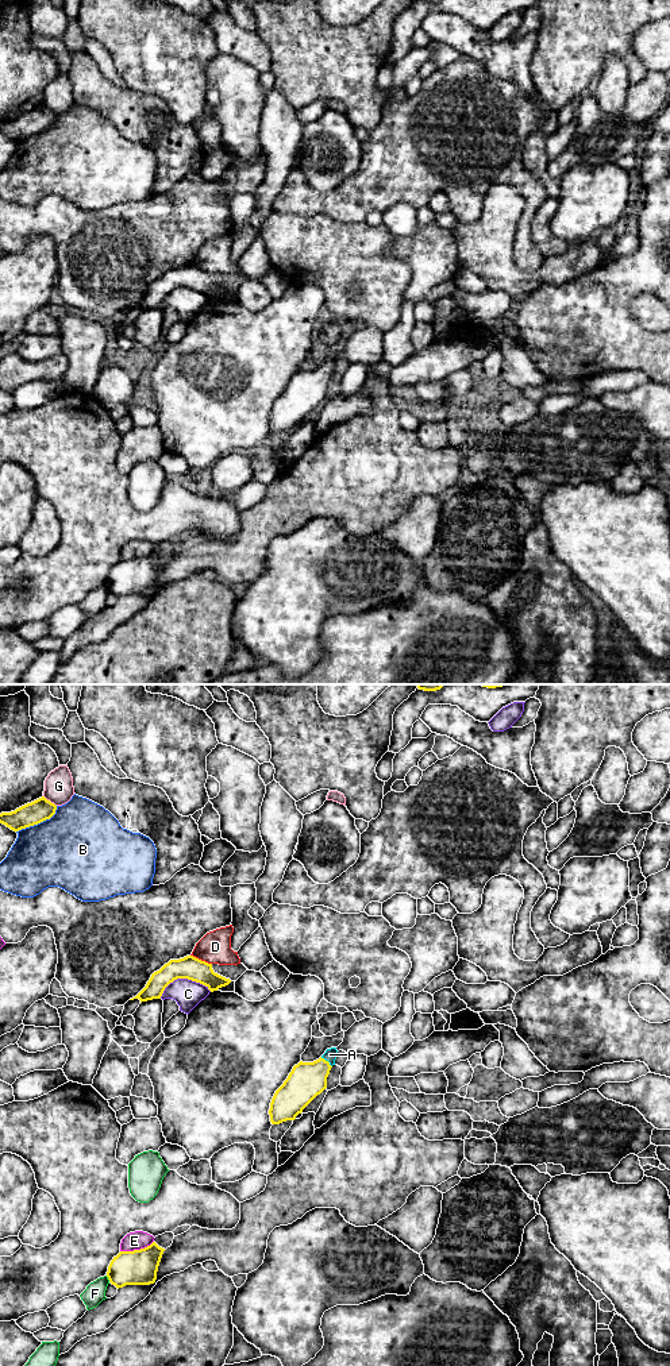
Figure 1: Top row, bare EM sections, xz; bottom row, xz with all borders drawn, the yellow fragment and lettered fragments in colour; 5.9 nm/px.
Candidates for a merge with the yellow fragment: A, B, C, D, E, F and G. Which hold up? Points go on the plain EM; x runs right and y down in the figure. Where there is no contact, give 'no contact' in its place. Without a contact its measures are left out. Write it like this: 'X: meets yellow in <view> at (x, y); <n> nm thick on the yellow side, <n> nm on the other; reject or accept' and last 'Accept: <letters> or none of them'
A: meets yellow in xz at (327, 370); 220 nm thick on the yellow side, 70 nm on the other; accept
B: meets yellow in xz at (38, 131); 140 nm thick on the yellow side, 460 nm on the other; reject
C: meets yellow in xz at (183, 286); 140 nm thick on the yellow side, 170 nm on the other; reject
D: meets yellow in xz at (200, 269); 140 nm thick on the yellow side, 190 nm on the other; reject
E: meets yellow in xz at (137, 559); 200 nm thick on the yellow side, 110 nm on the other; reject
F: meets yellow in xz at (108, 587); 200 nm thick on the yellow side, 120 nm on the other; reject
G: meets yellow in xz at (49, 110); 140 nm thick on the yellow side, 180 nm on the other; reject
Accept: A

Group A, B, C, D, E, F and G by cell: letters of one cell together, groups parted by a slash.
A / B / C / D / E / F / G

